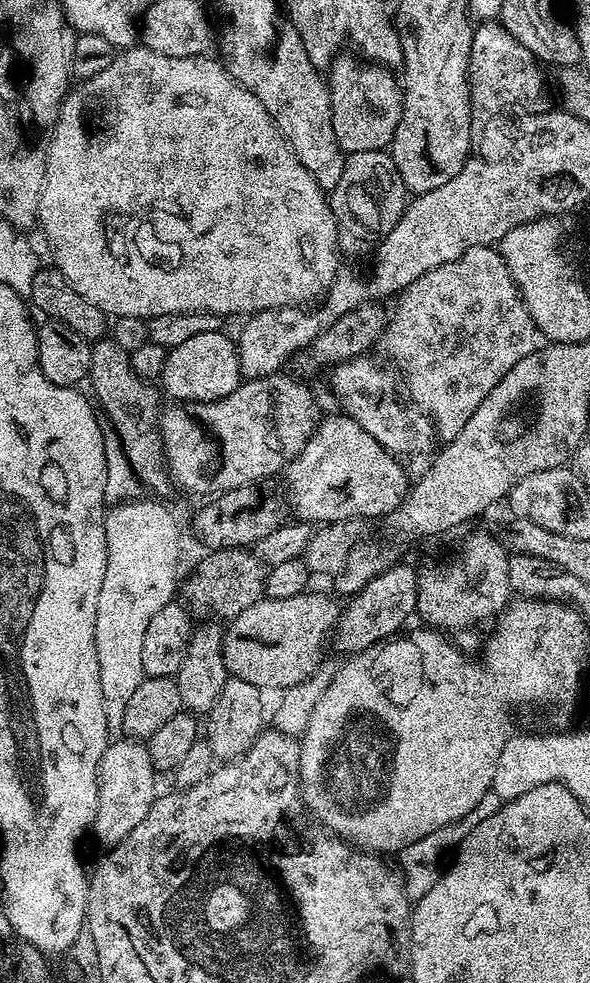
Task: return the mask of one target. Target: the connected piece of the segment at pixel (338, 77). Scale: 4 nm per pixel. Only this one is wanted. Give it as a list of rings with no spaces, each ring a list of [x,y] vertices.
[[[337,55],[326,76],[332,103],[334,134],[345,153],[387,149],[398,130],[404,105],[401,81],[397,77],[395,80],[384,64],[368,58],[361,59]]]

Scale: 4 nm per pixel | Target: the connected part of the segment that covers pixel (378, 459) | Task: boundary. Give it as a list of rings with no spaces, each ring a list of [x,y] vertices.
[[[339,414],[329,420],[321,419],[304,449],[287,461],[287,503],[304,522],[336,524],[339,520],[368,516],[387,517],[410,489],[410,479],[399,462],[352,417]]]

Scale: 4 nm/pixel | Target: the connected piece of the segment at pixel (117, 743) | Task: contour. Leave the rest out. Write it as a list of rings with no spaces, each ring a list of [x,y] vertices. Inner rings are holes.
[[[116,738],[98,762],[98,806],[94,814],[91,831],[99,833],[97,845],[102,842],[122,842],[146,814],[158,795],[156,779],[158,773],[152,764],[148,750],[142,750],[142,742],[131,738]]]

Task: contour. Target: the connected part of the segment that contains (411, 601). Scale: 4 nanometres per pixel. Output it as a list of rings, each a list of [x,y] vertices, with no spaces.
[[[396,564],[385,567],[379,576],[365,579],[359,592],[351,597],[348,605],[343,605],[334,629],[336,648],[343,654],[355,654],[370,646],[379,644],[401,631],[400,627],[408,620],[408,615],[416,612],[416,573],[415,567]]]

